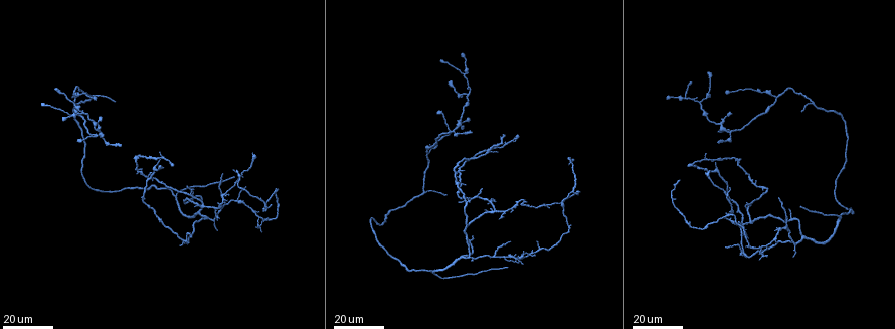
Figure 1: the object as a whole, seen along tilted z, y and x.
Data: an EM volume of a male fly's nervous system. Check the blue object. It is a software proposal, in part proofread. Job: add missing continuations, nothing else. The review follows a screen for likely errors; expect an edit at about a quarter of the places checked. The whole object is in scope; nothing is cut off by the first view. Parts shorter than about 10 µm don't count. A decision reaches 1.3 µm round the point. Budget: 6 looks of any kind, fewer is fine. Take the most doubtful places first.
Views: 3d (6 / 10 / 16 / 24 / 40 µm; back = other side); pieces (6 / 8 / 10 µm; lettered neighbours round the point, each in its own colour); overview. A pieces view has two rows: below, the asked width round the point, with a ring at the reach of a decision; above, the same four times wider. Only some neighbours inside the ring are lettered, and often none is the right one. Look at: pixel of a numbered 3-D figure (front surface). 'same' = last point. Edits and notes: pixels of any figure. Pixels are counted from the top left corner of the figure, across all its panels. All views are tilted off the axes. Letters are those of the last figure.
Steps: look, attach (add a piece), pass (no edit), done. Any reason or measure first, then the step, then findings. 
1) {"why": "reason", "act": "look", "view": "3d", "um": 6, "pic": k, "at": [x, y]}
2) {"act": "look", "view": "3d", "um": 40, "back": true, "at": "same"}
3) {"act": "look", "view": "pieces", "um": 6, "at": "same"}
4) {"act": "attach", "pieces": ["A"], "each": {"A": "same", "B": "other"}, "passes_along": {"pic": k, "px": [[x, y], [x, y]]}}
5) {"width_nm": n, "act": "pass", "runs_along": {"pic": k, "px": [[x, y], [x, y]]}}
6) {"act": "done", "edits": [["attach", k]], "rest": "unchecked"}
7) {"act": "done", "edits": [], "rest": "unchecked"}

{"why": "long arm stops here", "act": "look", "view": "3d", "um": 24, "pic": 1, "at": [505, 268]}

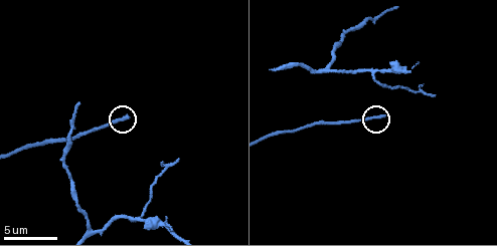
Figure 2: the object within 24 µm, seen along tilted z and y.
{"act": "look", "view": "pieces", "um": 6, "pic": 2, "at": [384, 117]}

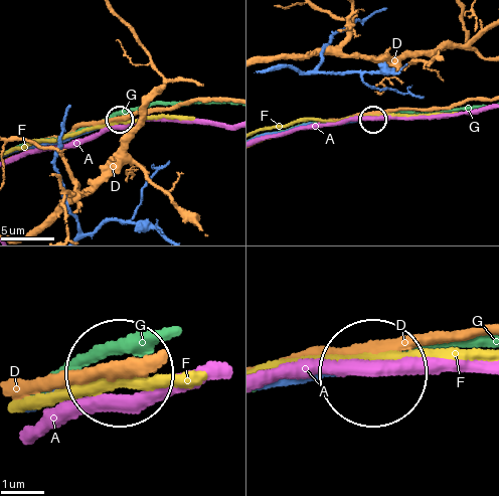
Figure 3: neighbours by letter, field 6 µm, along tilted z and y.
{"width_nm": 210, "act": "pass", "each": {"A": "other", "D": "other", "F": "other", "G": "other"}, "found": "none of them fits"}

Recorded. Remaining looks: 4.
{"why": "branch stops here", "act": "look", "view": "3d", "um": 24, "pic": 1, "at": [446, 194]}

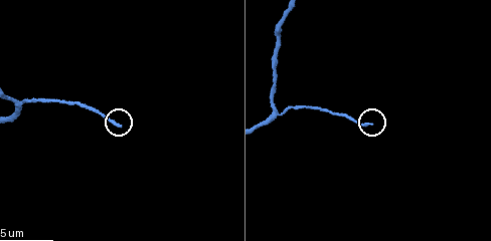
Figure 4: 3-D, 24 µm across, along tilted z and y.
{"act": "look", "view": "pieces", "um": 8, "pic": 4, "at": [119, 128]}

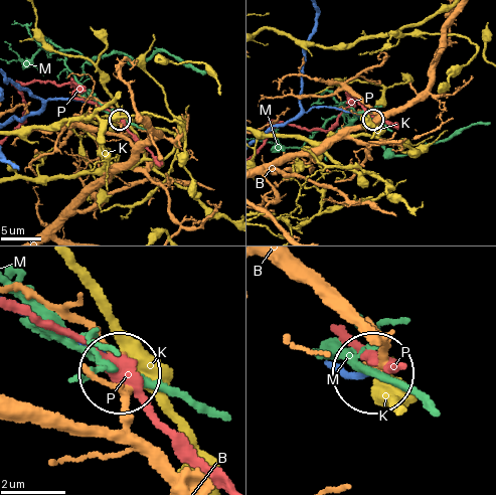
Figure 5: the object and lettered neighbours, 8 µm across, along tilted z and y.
{"act": "pass", "each": {"B": "other", "K": "other", "M": "other", "P": "other"}, "found": "no lettered piece goes on from it"}

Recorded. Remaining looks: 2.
{"why": "end of a long branch", "act": "look", "view": "pieces", "um": 8, "pic": 2, "at": [78, 103]}

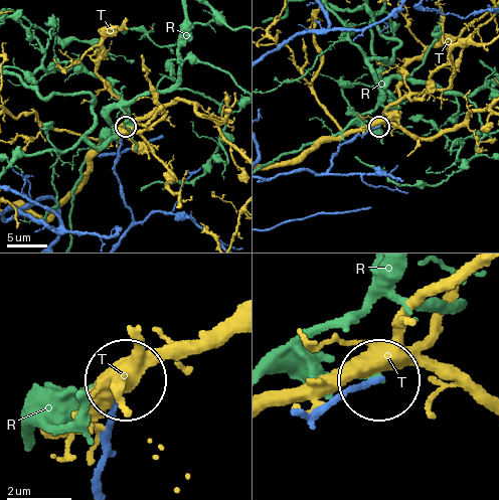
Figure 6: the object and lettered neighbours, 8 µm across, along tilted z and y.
{"width_nm": 170, "act": "pass", "each": {"R": "other", "T": "other"}, "runs_along": {"pic": 6, "px": [[305, 412], [316, 414], [378, 378]]}, "found": "none of them fits"}

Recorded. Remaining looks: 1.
{"act": "done", "edits": [], "rest": "unchecked"}

